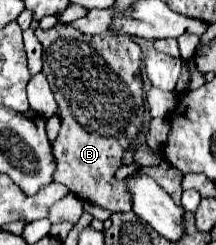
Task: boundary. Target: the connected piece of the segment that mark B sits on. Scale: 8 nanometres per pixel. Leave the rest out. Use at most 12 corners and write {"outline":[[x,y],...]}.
{"outline":[[37,29],[61,113],[55,181],[131,211],[145,129],[129,35]]}

